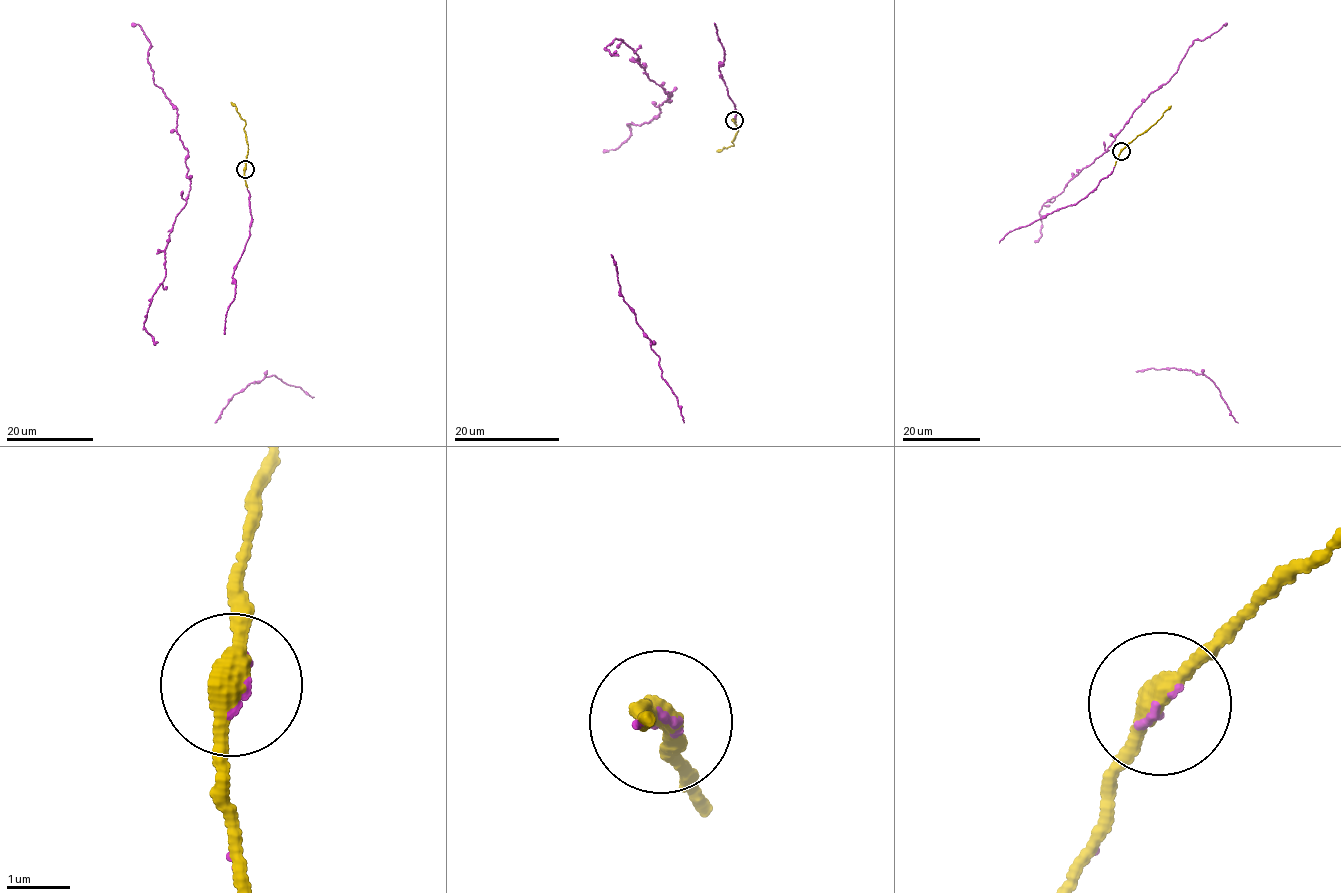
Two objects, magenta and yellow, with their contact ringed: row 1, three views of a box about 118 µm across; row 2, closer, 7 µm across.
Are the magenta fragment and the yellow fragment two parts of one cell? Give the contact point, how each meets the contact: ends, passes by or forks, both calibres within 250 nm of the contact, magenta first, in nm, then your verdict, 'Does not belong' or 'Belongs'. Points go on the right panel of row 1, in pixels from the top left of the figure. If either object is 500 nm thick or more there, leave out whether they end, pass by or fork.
Place: (1121, 151). At the ring magenta ends. At the ring yellow passes by. Thickness 70 nm (magenta) against 320 nm. Belongs

